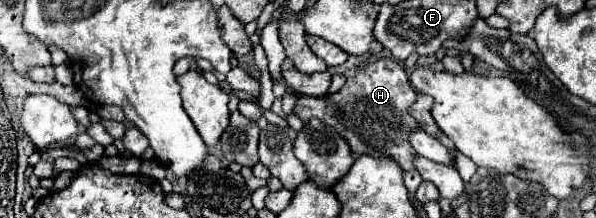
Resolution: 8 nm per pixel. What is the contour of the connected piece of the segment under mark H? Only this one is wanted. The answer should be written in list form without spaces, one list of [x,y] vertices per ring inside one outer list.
[[[378,59],[362,67],[354,77],[348,77],[344,87],[328,97],[300,97],[294,113],[306,123],[312,117],[332,125],[342,137],[346,137],[354,155],[372,155],[376,159],[392,159],[402,169],[414,169],[412,159],[416,151],[408,143],[408,135],[418,127],[416,119],[408,113],[416,91],[412,89],[408,75],[394,59]]]

